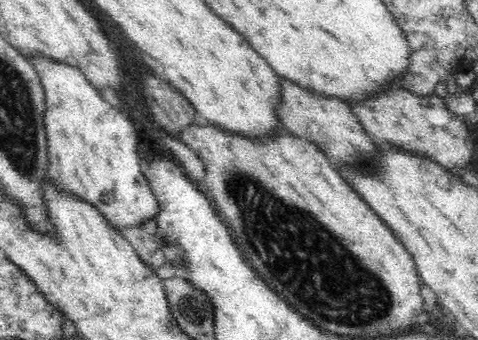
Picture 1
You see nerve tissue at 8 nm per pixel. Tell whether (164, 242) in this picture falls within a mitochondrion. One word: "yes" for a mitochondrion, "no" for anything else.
no

